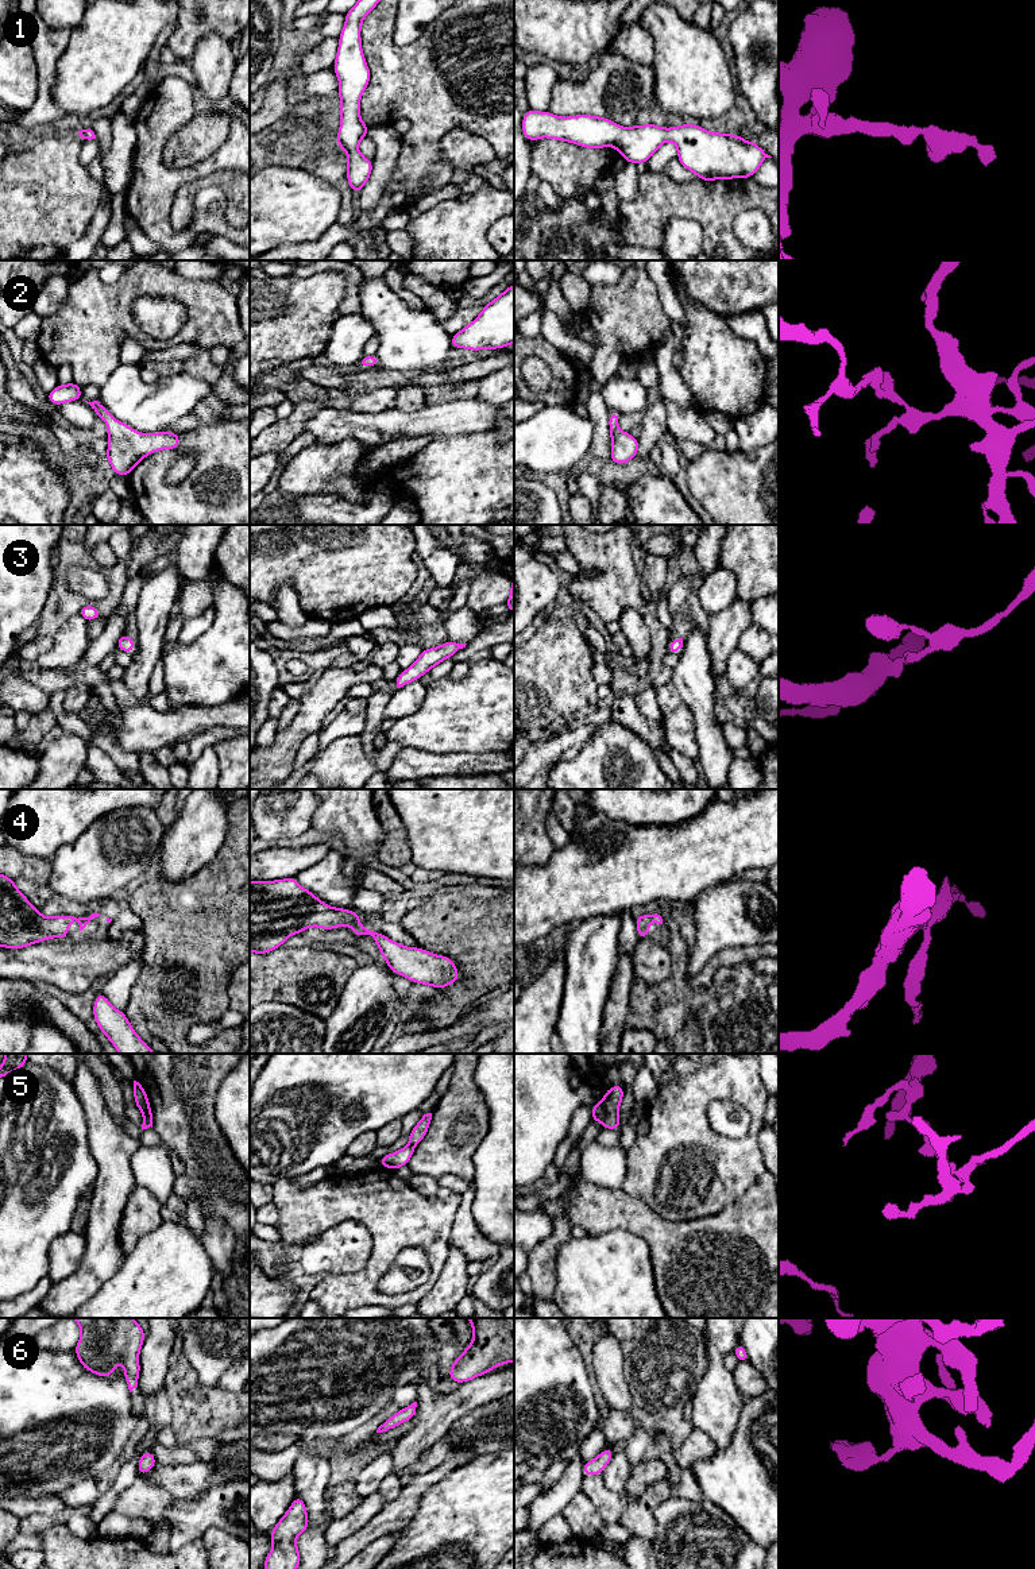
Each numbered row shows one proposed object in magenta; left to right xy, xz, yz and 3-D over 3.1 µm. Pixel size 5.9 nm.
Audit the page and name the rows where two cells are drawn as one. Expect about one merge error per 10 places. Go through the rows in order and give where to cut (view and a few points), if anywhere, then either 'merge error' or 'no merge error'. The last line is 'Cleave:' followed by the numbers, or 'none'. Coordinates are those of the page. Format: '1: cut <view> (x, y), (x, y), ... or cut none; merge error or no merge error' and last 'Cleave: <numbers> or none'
1: cut none; no merge error
2: cut none; no merge error
3: cut none; no merge error
4: cut none; no merge error
5: cut yz (599, 1102), (605, 1115), (603, 1123); merge error
6: cut none; no merge error
Cleave: 5

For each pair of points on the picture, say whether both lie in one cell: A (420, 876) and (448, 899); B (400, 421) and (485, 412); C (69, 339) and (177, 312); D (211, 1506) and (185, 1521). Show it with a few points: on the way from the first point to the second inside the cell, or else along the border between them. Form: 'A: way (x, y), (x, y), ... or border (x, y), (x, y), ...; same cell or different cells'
A: border (470, 884), (441, 887), (424, 899); different cells
B: way (421, 421), (463, 417); same cell
C: border (139, 296), (132, 305), (134, 321), (161, 340); different cells
D: way (204, 1513), (192, 1518); same cell

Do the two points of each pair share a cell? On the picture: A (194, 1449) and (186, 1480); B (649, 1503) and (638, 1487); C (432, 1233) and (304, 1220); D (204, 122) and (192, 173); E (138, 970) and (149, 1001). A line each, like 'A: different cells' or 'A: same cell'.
A: different cells
B: different cells
C: same cell
D: different cells
E: different cells

